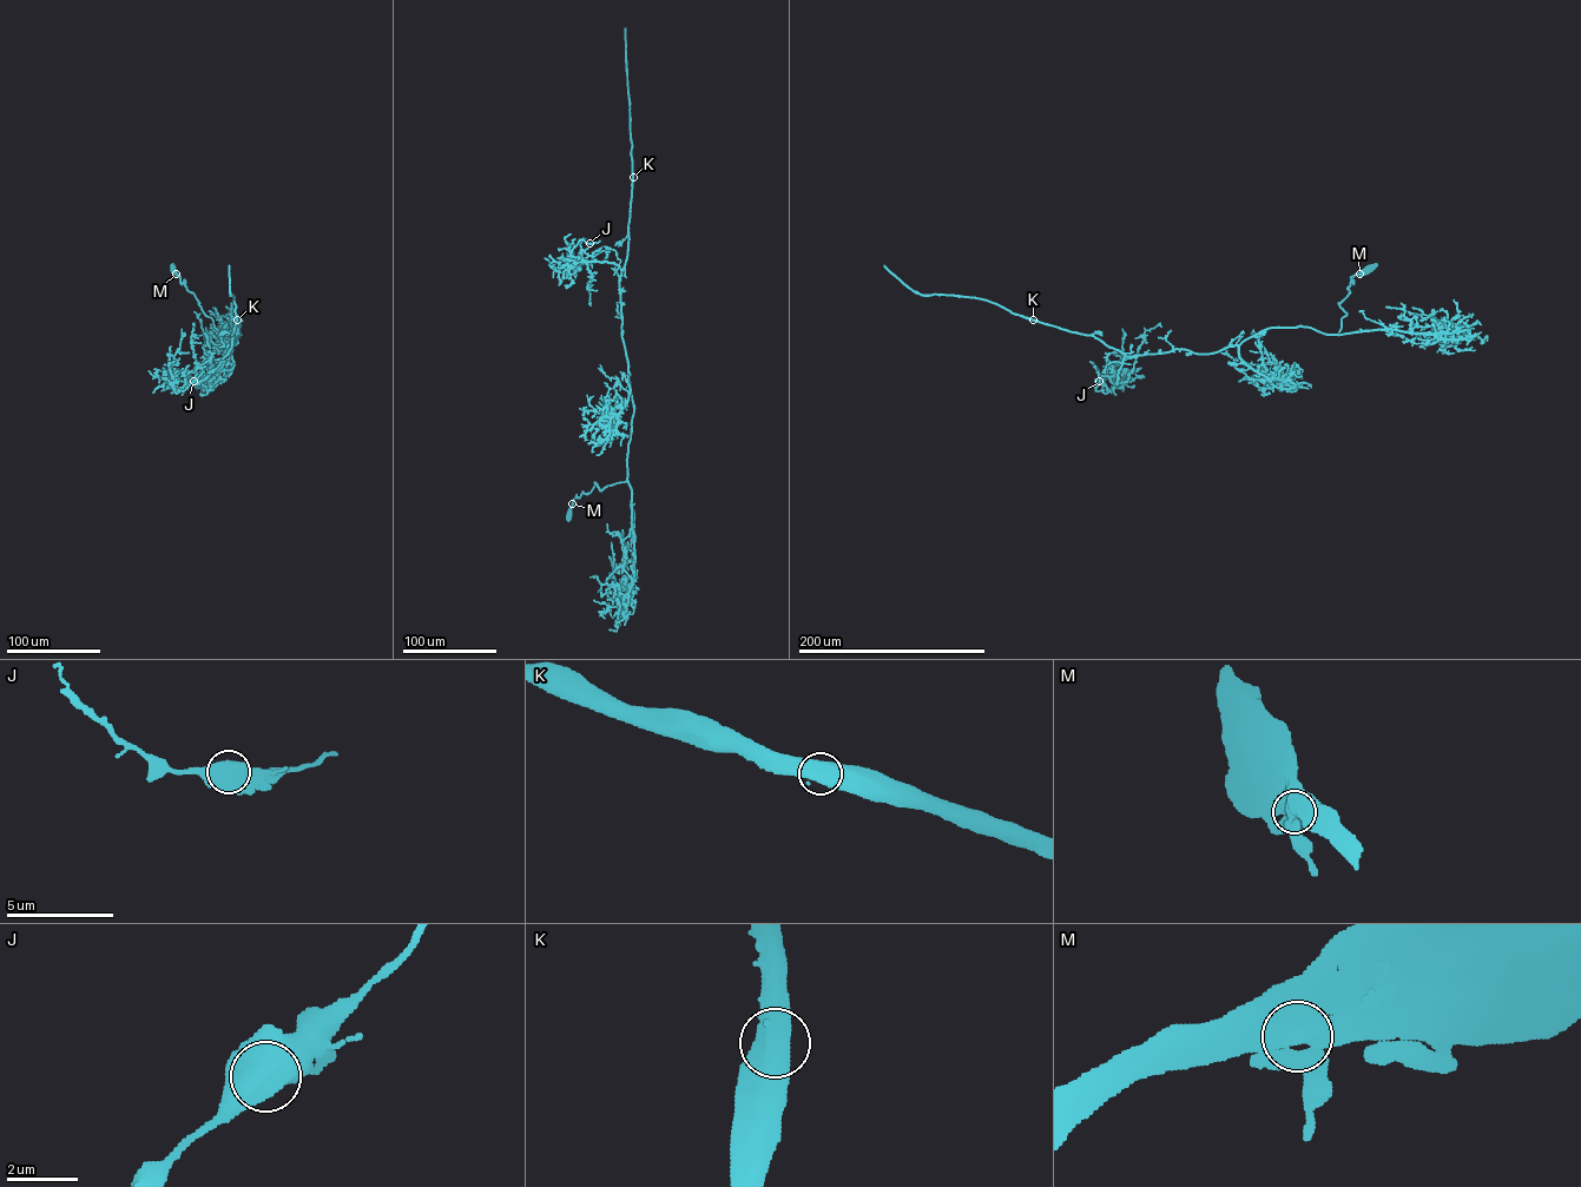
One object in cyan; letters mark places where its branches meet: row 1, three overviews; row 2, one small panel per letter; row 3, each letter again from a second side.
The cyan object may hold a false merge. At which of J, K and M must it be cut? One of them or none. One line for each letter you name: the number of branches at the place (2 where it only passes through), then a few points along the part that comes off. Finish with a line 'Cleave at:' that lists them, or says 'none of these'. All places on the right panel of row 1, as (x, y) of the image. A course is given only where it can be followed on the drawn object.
Cleave at: none of these

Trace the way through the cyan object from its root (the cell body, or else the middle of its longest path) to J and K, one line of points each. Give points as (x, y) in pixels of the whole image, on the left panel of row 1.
J: (172, 269), (216, 328), (228, 335), (232, 325), (237, 328), (223, 366), (176, 393), (193, 381)
K: (172, 269), (216, 328), (228, 335), (237, 328), (224, 356), (237, 320)

